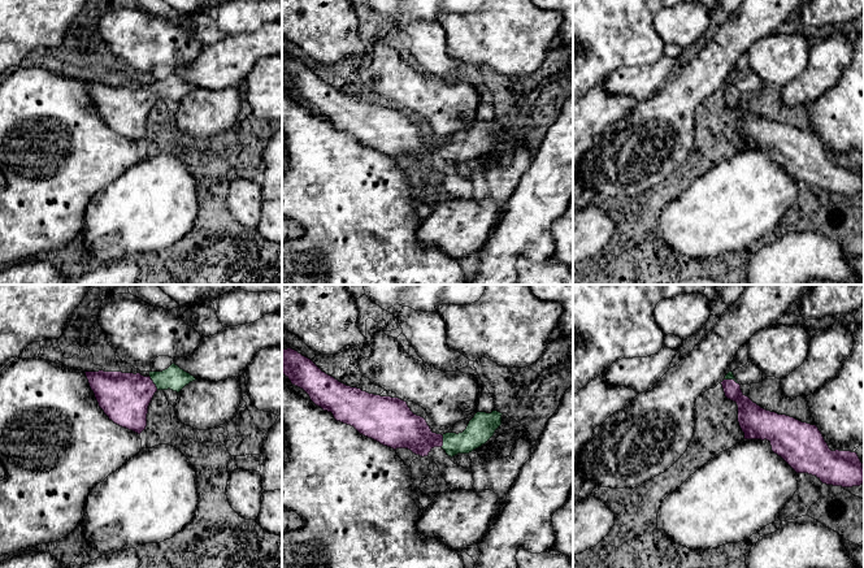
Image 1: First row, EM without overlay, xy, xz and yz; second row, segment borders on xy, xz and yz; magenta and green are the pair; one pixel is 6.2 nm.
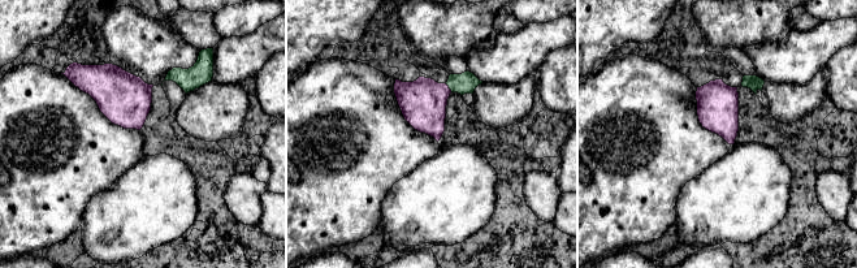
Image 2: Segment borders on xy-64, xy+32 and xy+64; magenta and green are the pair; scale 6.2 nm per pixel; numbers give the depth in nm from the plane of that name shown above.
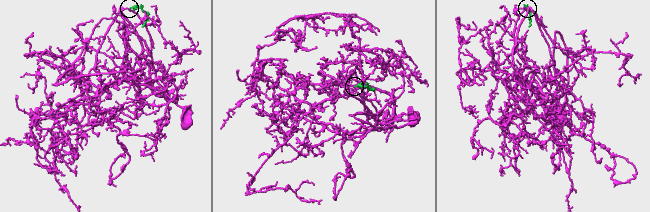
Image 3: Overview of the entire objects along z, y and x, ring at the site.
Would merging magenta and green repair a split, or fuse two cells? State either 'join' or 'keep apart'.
join

